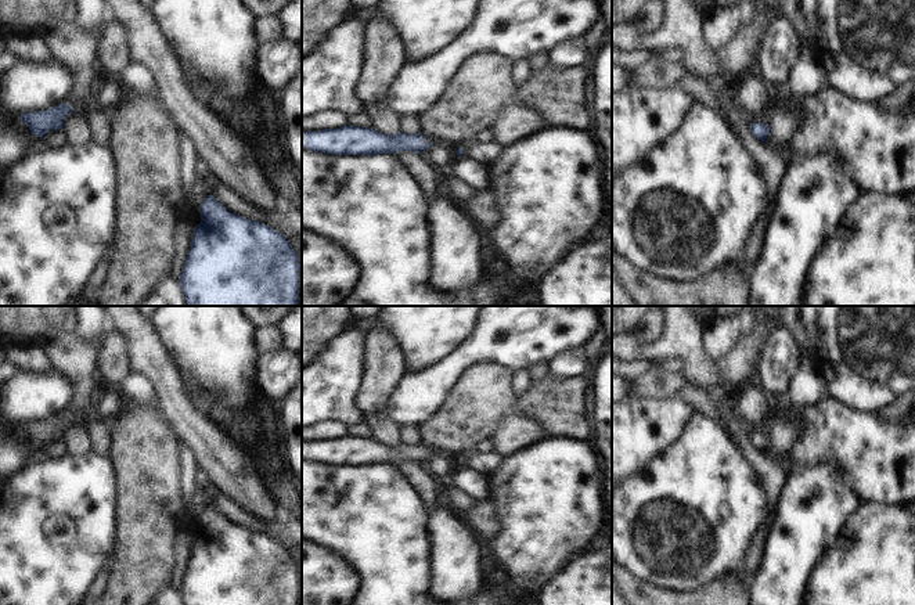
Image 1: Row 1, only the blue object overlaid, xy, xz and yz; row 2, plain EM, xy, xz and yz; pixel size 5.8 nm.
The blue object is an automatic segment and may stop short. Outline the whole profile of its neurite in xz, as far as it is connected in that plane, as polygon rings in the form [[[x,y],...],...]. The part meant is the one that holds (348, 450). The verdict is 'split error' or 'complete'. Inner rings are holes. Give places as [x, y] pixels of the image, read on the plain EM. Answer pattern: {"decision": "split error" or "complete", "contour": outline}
{"decision": "complete", "contour": [[[342,436],[339,439],[323,439],[317,442],[302,442],[302,458],[316,462],[336,465],[375,465],[413,461],[421,464],[433,451],[425,454],[424,446],[396,443],[382,444],[371,437]]]}

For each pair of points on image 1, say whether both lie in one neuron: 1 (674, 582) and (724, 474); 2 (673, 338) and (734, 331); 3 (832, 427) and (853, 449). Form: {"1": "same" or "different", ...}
{"1": "same", "2": "different", "3": "same"}

